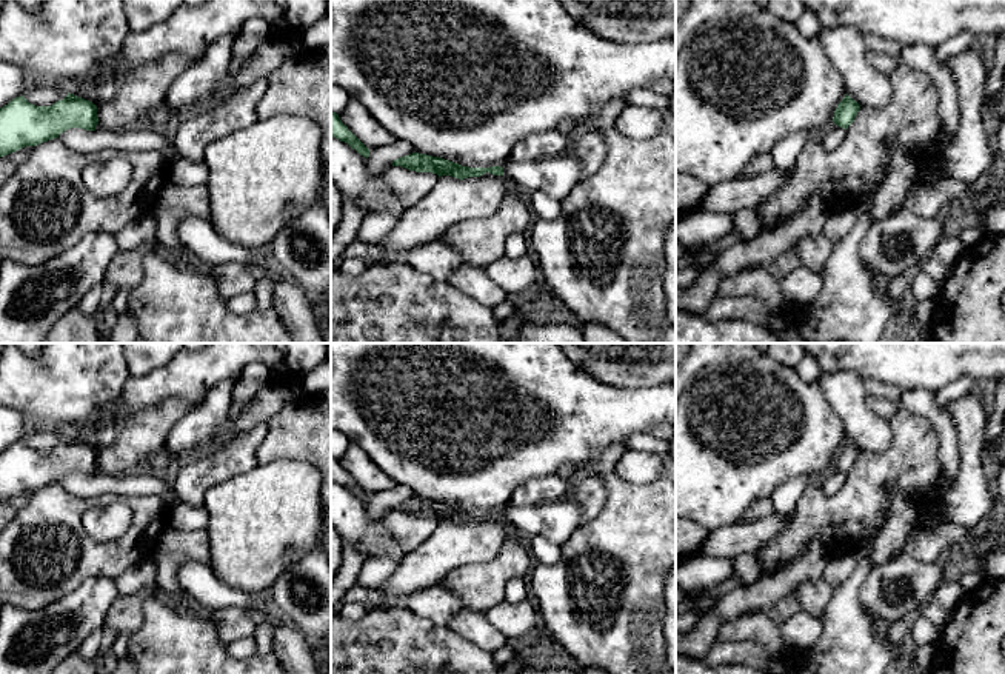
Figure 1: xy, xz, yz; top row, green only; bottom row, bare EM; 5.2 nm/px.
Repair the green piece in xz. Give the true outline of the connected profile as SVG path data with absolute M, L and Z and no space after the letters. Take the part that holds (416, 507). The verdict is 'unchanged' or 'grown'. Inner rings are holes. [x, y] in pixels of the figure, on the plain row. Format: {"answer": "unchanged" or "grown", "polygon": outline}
{"answer": "grown", "polygon": "M412 497L394 505L392 511L402 511L416 517L432 517L439 522L451 520L460 525L480 522L486 517L505 520L529 537L542 536L557 546L562 546L582 525L582 509L569 499L533 508L508 505L503 511L468 512L442 502Z"}

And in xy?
{"answer": "unchanged", "polygon": "M69 437L51 451L15 442L0 452L0 502L57 483L71 472L95 475L97 468L97 451Z"}

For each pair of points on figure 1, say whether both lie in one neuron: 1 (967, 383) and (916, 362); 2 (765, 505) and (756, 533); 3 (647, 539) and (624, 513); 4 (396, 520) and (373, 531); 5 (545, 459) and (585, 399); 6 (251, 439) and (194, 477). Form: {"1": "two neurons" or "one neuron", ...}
{"1": "two neurons", "2": "two neurons", "3": "one neuron", "4": "two neurons", "5": "one neuron", "6": "one neuron"}

